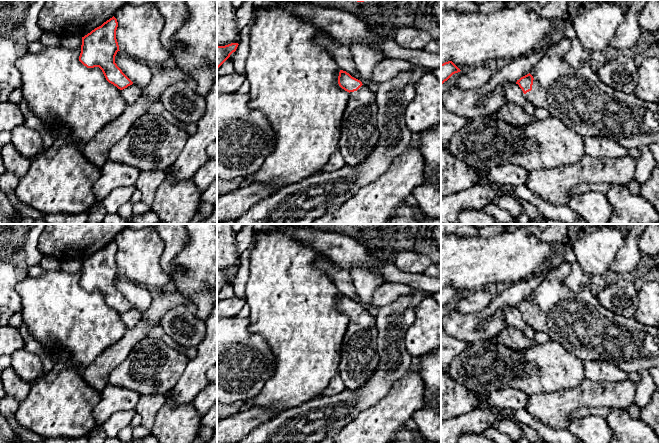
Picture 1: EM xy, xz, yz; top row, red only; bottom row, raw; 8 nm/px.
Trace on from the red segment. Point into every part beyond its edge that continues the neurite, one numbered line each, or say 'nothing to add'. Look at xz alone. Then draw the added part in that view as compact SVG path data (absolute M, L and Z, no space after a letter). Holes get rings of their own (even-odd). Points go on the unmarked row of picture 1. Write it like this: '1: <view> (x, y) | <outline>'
1: xz (359, 359) | M366 309L349 318L338 374L344 381L345 389L356 390L373 375L379 364L376 350L378 329L375 316Z

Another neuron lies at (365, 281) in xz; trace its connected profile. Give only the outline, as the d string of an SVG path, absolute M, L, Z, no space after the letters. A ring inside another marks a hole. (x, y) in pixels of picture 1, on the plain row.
M354 267L349 272L357 296L362 302L371 304L374 291L385 283L384 276L366 267Z

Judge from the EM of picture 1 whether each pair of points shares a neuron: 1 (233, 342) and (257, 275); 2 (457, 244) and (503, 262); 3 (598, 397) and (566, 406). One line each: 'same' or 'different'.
1: different
2: same
3: same

